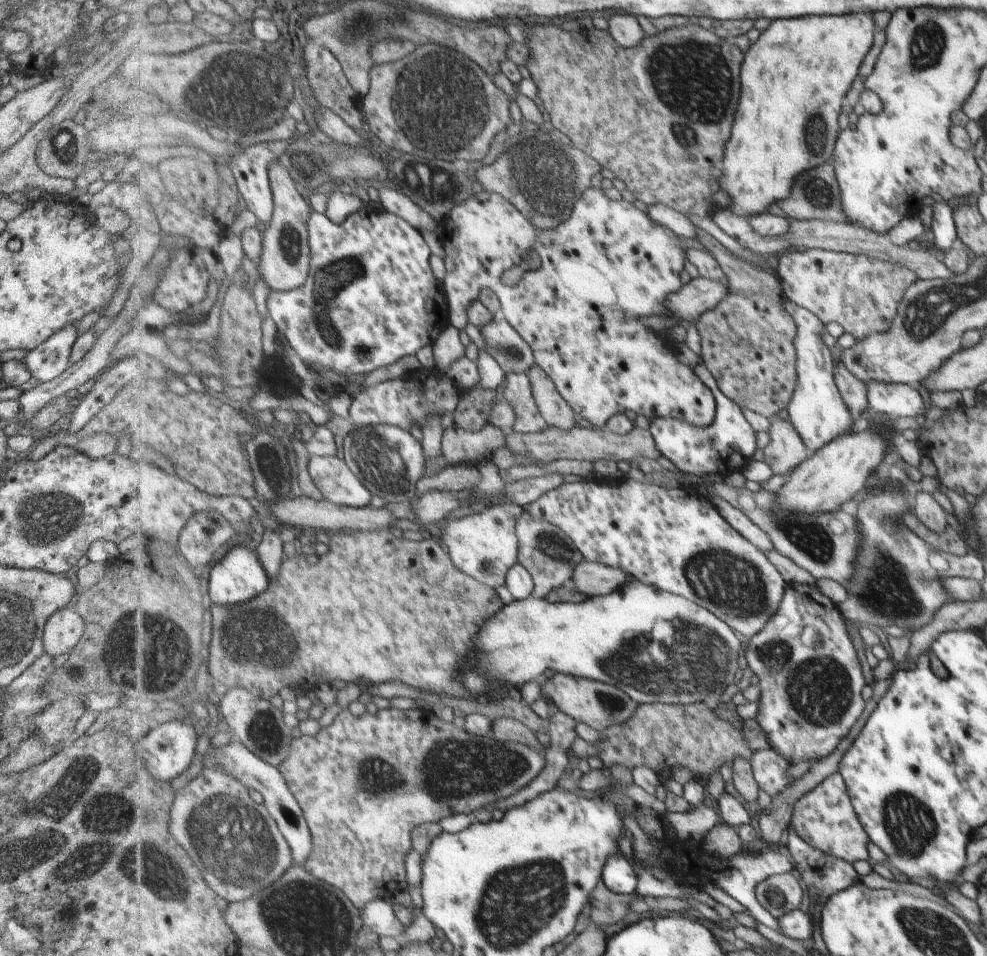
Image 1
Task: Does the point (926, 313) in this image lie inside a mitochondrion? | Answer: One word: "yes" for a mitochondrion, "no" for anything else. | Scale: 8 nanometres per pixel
yes

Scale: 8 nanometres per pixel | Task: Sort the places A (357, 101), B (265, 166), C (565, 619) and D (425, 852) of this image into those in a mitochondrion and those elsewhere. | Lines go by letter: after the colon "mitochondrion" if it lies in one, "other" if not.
A: other
B: other
C: other
D: other

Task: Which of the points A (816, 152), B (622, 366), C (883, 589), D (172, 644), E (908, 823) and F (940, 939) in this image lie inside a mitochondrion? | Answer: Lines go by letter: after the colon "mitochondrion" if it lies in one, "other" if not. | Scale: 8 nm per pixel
A: mitochondrion
B: other
C: mitochondrion
D: mitochondrion
E: mitochondrion
F: mitochondrion

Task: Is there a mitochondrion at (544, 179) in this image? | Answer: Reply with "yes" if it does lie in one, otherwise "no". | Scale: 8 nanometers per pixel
yes

